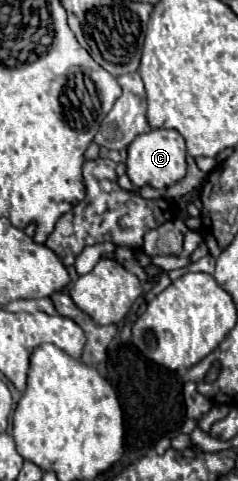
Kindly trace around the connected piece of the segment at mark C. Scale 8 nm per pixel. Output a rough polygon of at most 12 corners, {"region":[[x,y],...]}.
{"region":[[152,129],[128,147],[136,187],[166,189],[186,175],[184,137]]}

